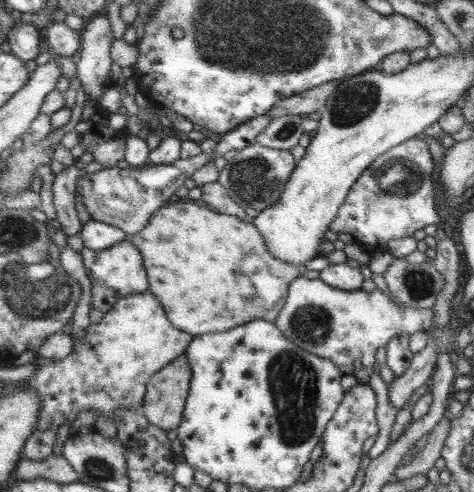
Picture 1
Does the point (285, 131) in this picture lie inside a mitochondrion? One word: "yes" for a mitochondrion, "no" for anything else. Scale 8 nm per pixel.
yes

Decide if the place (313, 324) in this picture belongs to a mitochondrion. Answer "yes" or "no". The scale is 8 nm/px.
yes

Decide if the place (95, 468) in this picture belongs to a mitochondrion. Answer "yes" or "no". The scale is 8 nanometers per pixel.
yes

